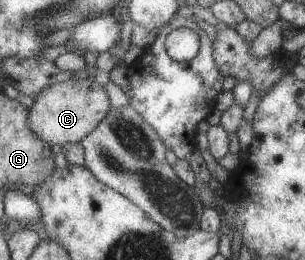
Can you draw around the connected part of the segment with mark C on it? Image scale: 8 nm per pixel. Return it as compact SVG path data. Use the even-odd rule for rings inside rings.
M70 79L41 90L34 97L33 106L28 109L27 128L49 145L79 143L97 124L105 118L111 104L104 86L88 79Z

